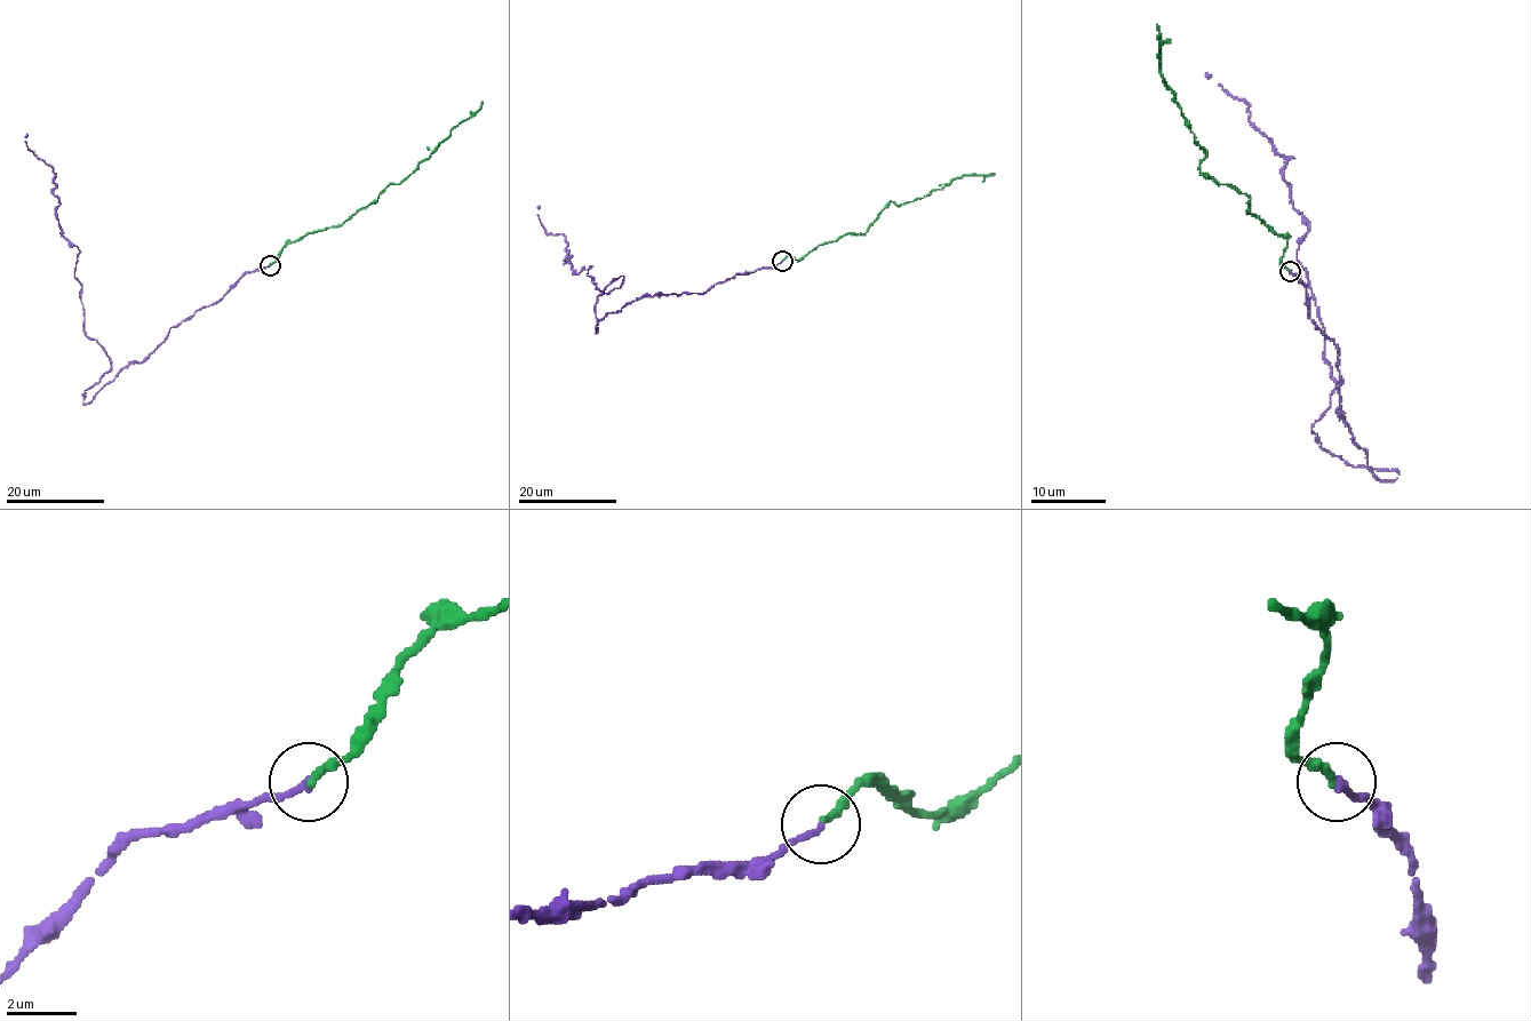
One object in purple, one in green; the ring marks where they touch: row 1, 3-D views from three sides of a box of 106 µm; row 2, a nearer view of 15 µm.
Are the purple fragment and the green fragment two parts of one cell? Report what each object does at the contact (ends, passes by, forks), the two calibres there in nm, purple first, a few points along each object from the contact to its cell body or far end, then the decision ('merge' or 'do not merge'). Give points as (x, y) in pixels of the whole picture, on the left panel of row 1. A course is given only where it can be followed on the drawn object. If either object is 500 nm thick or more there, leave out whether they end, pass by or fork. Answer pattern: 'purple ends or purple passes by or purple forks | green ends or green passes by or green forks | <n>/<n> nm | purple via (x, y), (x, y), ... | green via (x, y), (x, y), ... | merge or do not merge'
purple ends | green ends | 200/260 nm | purple via (269, 265), (173, 326), (82, 404), (110, 358), (86, 334), (79, 250), (57, 218), (55, 174), (26, 134) | green via (269, 265), (287, 244), (308, 233), (341, 226), (377, 199), (389, 185), (400, 184), (483, 102) | merge

